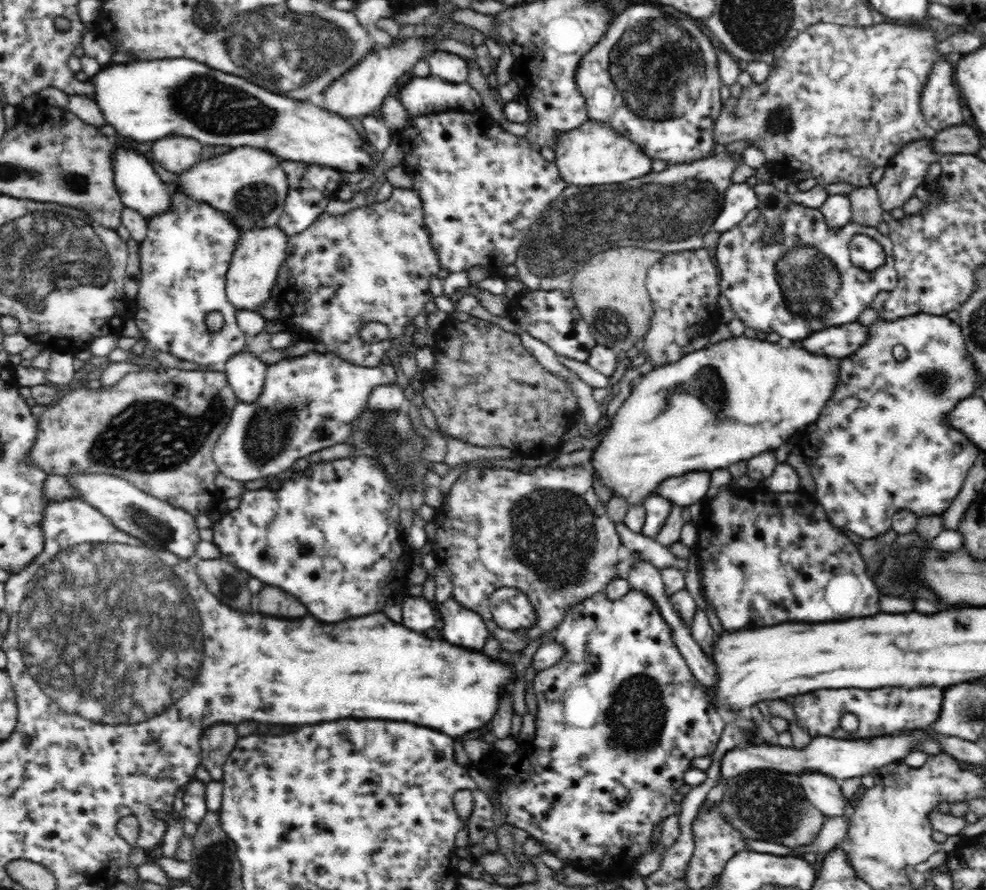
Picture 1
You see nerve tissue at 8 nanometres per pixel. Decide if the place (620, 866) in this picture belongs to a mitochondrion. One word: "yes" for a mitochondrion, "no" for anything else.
no

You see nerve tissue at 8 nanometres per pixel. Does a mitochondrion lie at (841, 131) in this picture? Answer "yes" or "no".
no

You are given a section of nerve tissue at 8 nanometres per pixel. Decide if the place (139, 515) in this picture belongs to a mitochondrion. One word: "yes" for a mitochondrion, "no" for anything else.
yes

